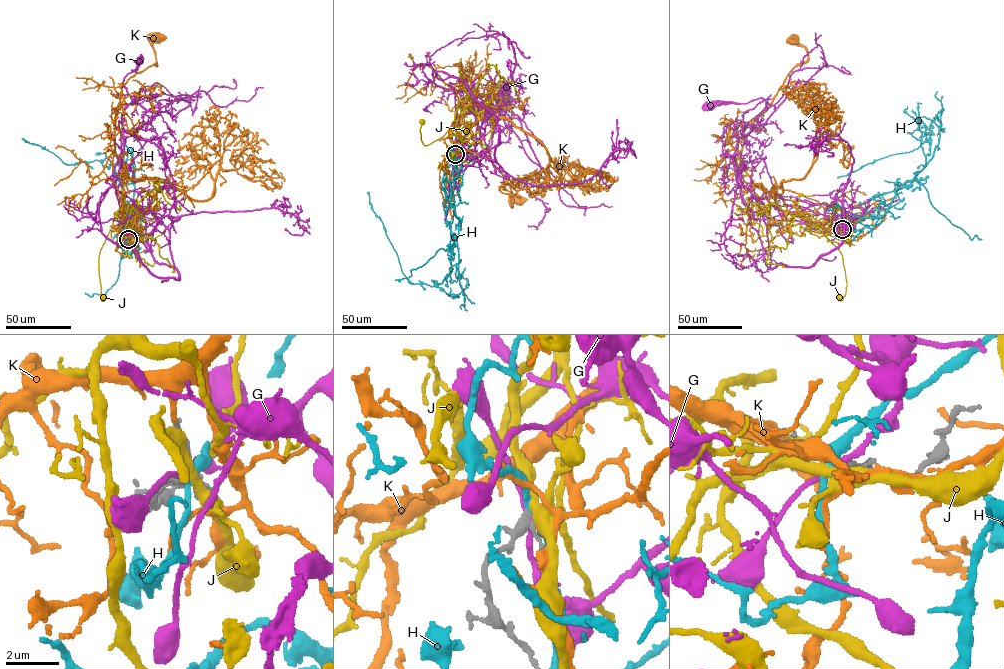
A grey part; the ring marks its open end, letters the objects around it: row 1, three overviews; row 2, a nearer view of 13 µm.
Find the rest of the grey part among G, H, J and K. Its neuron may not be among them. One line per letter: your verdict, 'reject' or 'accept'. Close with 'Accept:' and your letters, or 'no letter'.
G: reject
H: reject
J: reject
K: accept
Accept: K

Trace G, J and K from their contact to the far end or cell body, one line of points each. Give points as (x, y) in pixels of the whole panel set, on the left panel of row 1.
G: (127, 238), (138, 234), (179, 278), (153, 274), (99, 218), (124, 147), (124, 79), (140, 60)
J: (128, 239), (123, 220), (118, 222), (116, 214), (99, 255), (103, 296)
K: (128, 240), (135, 225), (123, 202), (116, 111), (127, 79), (156, 66), (152, 45), (157, 37)

